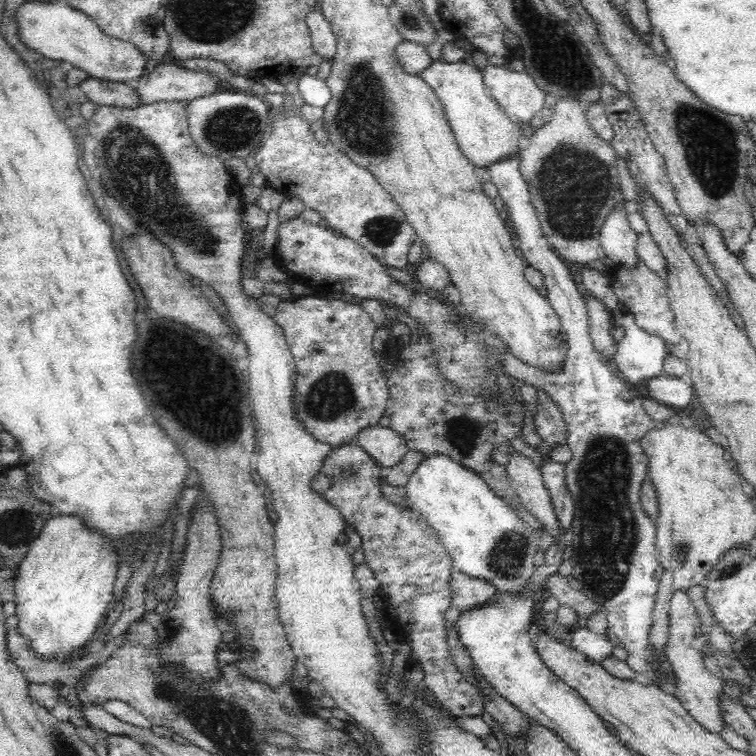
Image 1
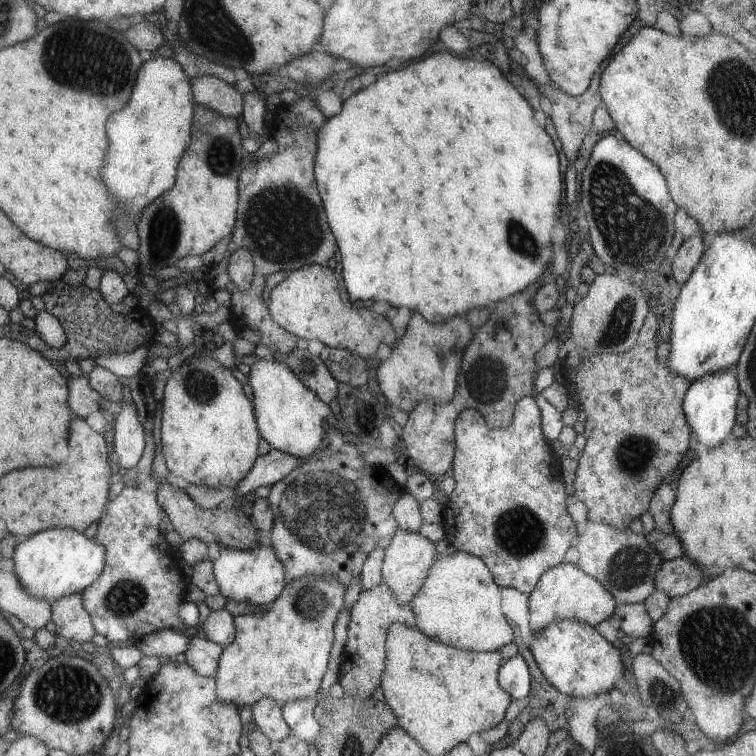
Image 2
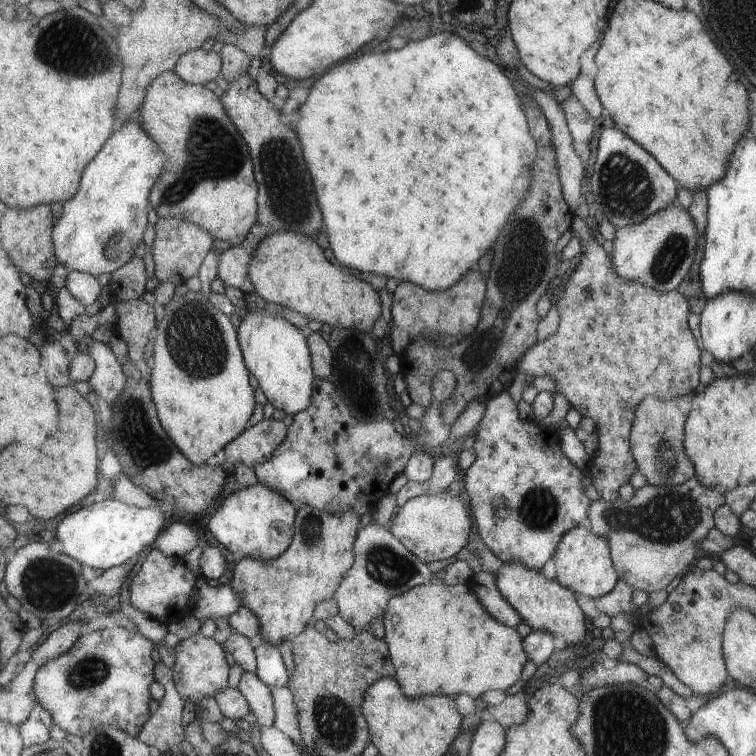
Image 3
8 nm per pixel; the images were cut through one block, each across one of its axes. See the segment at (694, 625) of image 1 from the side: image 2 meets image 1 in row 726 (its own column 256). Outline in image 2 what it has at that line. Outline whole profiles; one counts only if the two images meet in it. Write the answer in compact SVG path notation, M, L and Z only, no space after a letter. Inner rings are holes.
M260 698L250 706L250 709L256 729L261 731L274 745L290 734L290 727L282 717L282 707L277 701Z

